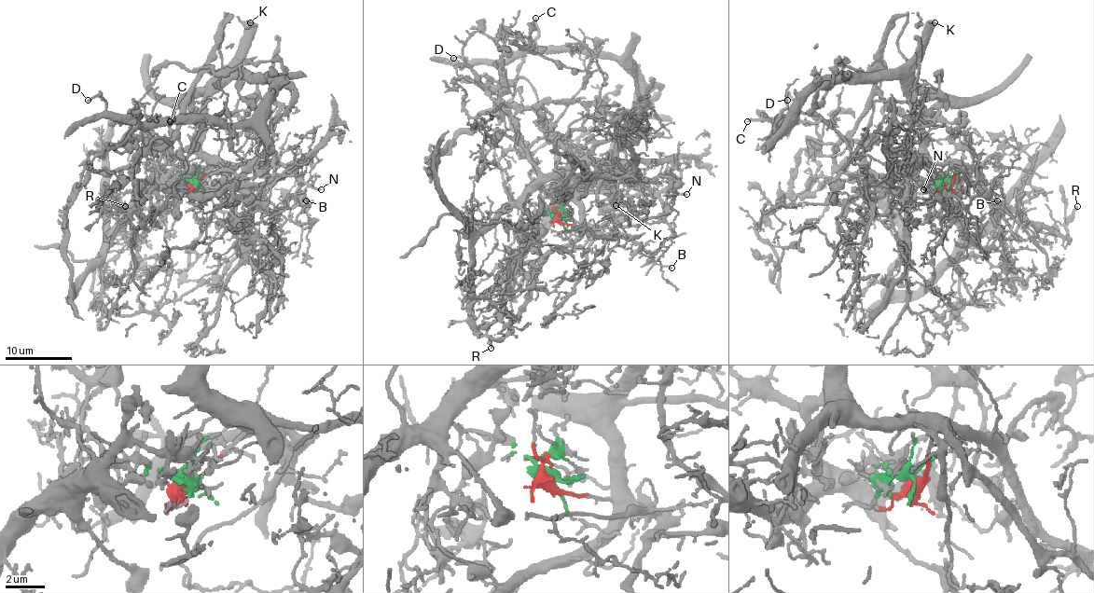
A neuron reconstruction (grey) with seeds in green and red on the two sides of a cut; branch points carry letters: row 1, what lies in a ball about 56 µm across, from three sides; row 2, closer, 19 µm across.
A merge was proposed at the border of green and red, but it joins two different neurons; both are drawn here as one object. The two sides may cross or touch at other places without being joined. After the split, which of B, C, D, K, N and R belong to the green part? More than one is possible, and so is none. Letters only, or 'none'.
none

